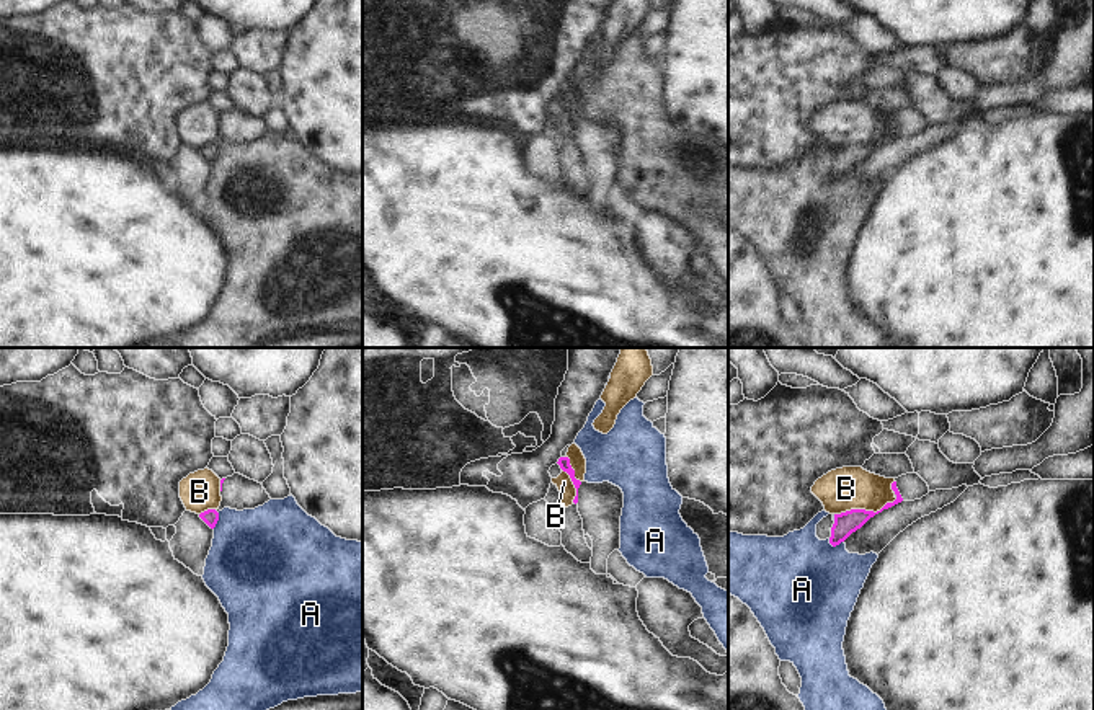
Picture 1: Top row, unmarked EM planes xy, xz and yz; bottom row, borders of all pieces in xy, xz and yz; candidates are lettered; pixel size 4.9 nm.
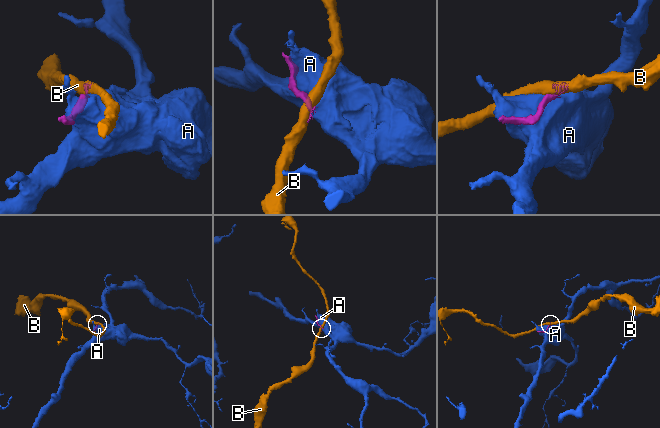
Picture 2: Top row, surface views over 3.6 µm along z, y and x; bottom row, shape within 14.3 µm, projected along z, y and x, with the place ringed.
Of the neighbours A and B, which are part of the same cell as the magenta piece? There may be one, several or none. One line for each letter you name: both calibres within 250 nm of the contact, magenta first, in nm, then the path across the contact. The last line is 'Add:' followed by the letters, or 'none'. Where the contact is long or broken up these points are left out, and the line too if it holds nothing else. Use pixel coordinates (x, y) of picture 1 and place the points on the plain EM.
Add: none

